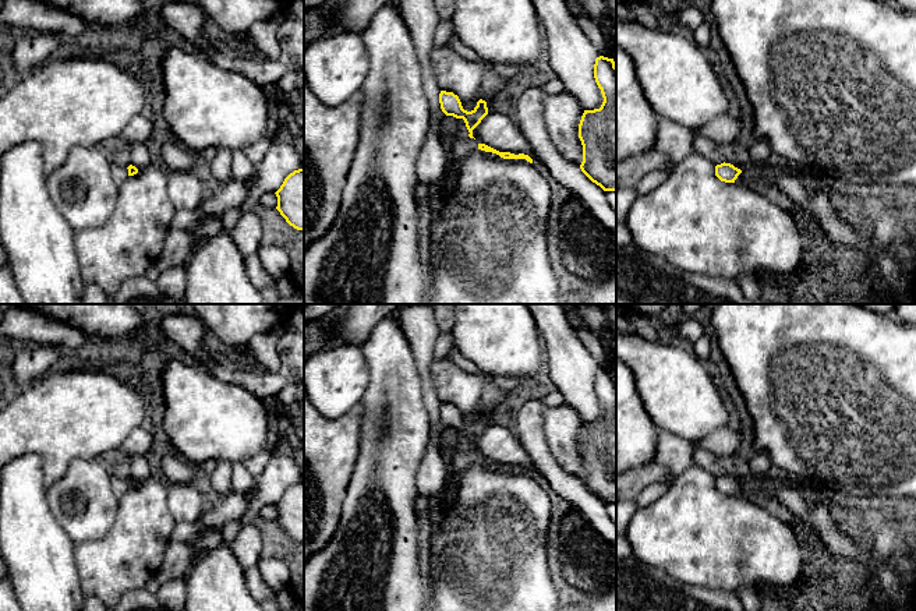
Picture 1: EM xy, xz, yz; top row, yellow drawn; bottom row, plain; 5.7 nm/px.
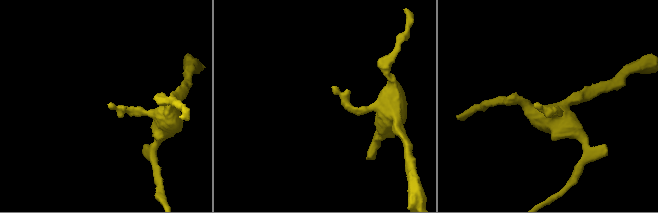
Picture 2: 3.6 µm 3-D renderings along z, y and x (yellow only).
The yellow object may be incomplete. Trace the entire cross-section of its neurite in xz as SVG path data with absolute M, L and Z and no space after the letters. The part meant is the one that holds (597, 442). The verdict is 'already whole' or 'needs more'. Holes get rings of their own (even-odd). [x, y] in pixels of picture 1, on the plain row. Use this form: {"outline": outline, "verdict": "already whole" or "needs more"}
{"outline": "M600 368L594 391L604 414L600 421L584 423L579 437L583 458L581 484L604 504L616 504L616 378Z", "verdict": "already whole"}

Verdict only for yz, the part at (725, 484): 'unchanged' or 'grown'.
unchanged

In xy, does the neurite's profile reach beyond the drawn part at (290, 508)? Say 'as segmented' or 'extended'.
as segmented

